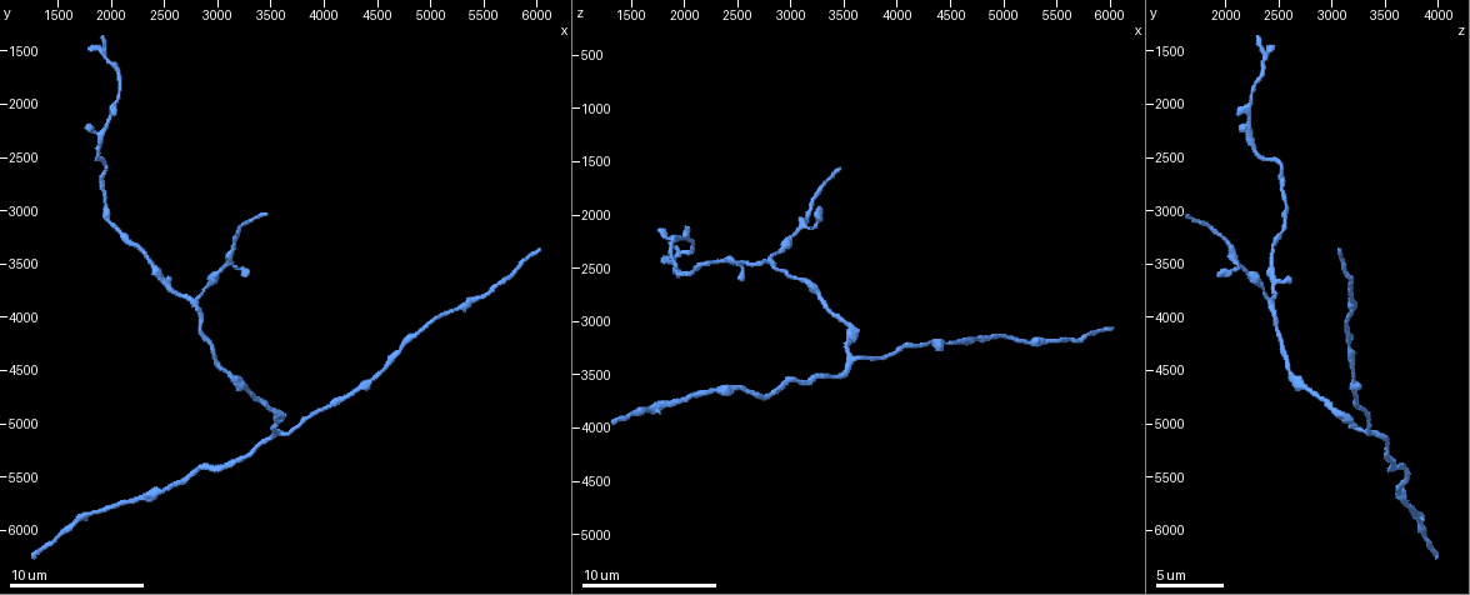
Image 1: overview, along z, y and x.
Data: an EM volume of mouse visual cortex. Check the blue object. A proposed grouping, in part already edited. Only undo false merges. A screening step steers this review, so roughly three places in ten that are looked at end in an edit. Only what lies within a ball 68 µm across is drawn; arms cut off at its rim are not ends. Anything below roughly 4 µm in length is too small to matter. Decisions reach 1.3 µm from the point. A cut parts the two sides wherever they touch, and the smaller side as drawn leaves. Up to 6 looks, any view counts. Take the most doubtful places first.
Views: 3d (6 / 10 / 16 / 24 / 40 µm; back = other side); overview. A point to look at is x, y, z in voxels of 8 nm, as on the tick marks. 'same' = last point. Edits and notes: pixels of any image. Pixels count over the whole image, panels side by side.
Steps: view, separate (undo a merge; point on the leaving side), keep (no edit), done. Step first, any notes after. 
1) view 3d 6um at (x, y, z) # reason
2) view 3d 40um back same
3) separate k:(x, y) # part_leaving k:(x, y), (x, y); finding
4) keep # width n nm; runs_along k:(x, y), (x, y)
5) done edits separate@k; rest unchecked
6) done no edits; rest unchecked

view 3d 10um at (2760, 3820, 2420) # small branch off a trunk

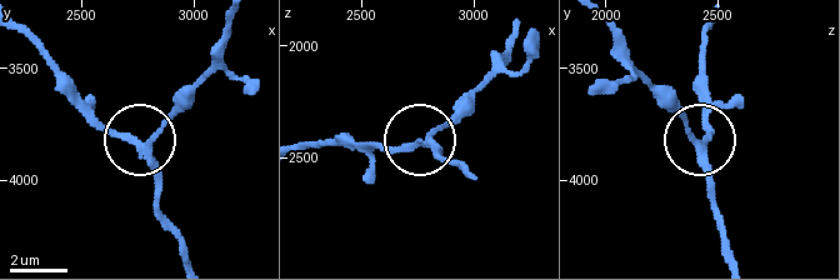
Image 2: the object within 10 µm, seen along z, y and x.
keep # arms 3; runs_along 2:(188, 256), (183, 235), (159, 206), (146, 141), (196, 86); continuous, no second neuron

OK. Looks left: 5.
view 3d 10um at (3600, 5100, 3340) # branch point

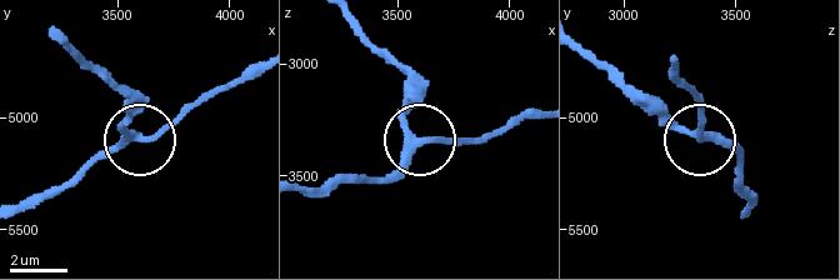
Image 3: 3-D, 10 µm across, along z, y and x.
separate 3:(203, 96) # arms 3; part_leaving 3:(171, 128), (211, 96), (255, 78); a second neuron is stuck on

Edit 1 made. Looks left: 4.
view overview

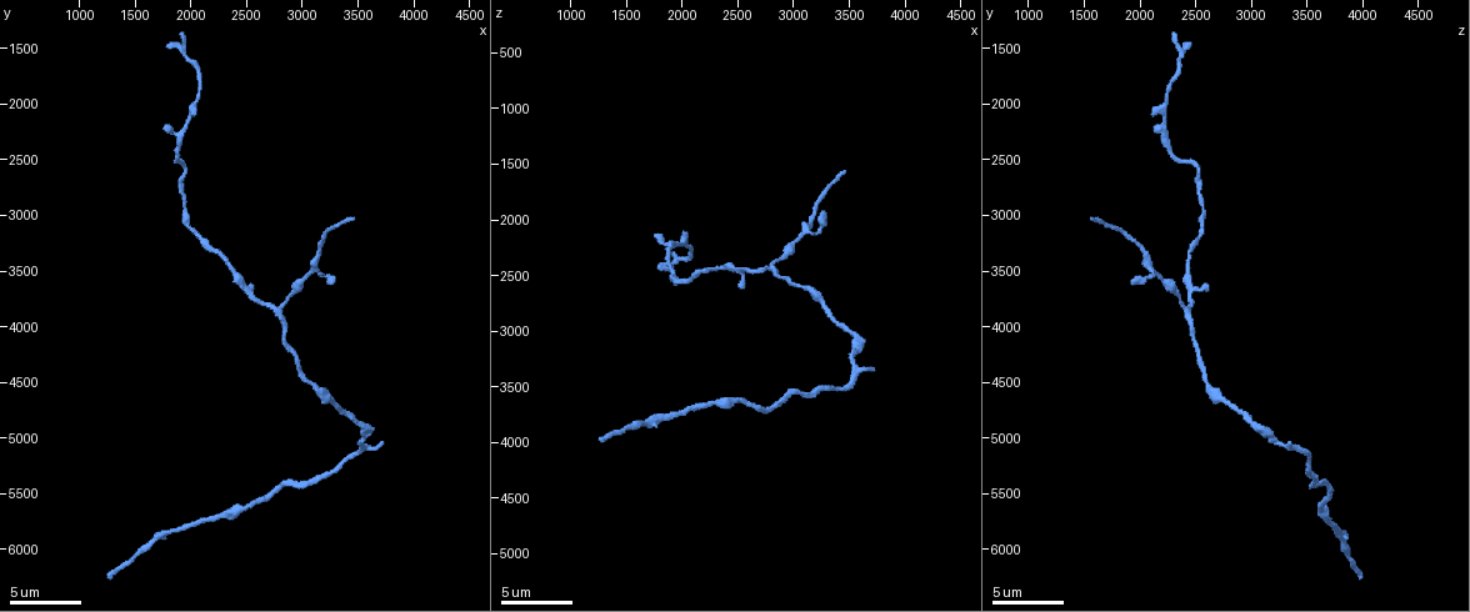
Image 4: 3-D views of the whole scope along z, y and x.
view 3d 16um at (3020, 4500, 2600) # thick turns thin

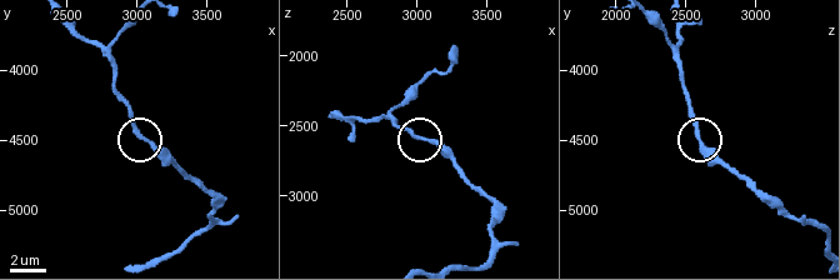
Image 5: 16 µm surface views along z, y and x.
keep # runs_along 5:(161, 149), (141, 139), (133, 118), (115, 96); all the same neuron

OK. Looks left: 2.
done edits separate@3; rest unchecked

